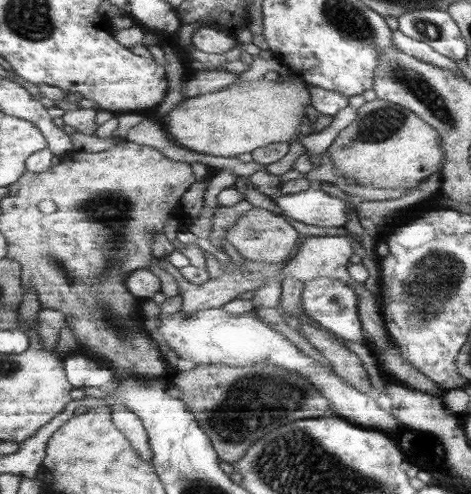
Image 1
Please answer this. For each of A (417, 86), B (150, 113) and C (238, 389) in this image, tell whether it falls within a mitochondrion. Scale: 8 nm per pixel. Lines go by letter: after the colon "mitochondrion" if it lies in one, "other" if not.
A: mitochondrion
B: other
C: mitochondrion

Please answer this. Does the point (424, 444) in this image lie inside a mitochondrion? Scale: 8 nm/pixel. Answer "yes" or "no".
no

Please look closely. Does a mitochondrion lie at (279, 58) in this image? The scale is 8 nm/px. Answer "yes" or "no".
no

